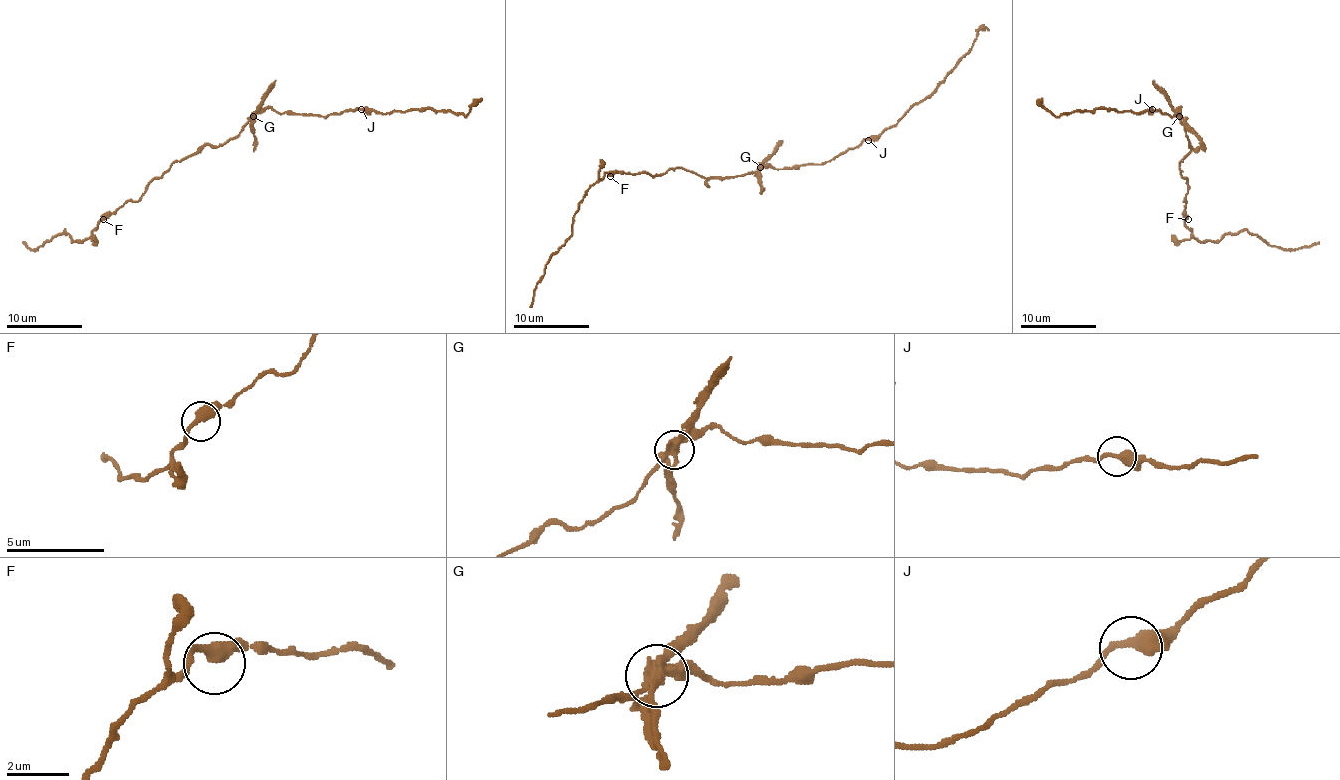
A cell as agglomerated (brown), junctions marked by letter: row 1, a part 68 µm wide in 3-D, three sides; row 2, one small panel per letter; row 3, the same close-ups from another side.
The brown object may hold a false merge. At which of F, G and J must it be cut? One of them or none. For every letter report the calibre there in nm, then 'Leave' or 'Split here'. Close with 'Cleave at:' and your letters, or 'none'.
F: Thickness 400 nm. Leave
G: Thickness 360 nm. Split here
J: Thickness 360 nm. Leave
Cleave at: G

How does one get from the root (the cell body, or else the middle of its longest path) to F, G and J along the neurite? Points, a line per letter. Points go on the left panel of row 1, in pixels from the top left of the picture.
F: (224, 143), (202, 145), (175, 160), (148, 183), (137, 200), (128, 200), (103, 219)
G: (224, 143), (253, 117)
J: (224, 143), (257, 113), (270, 107), (280, 113), (321, 117), (361, 109)

